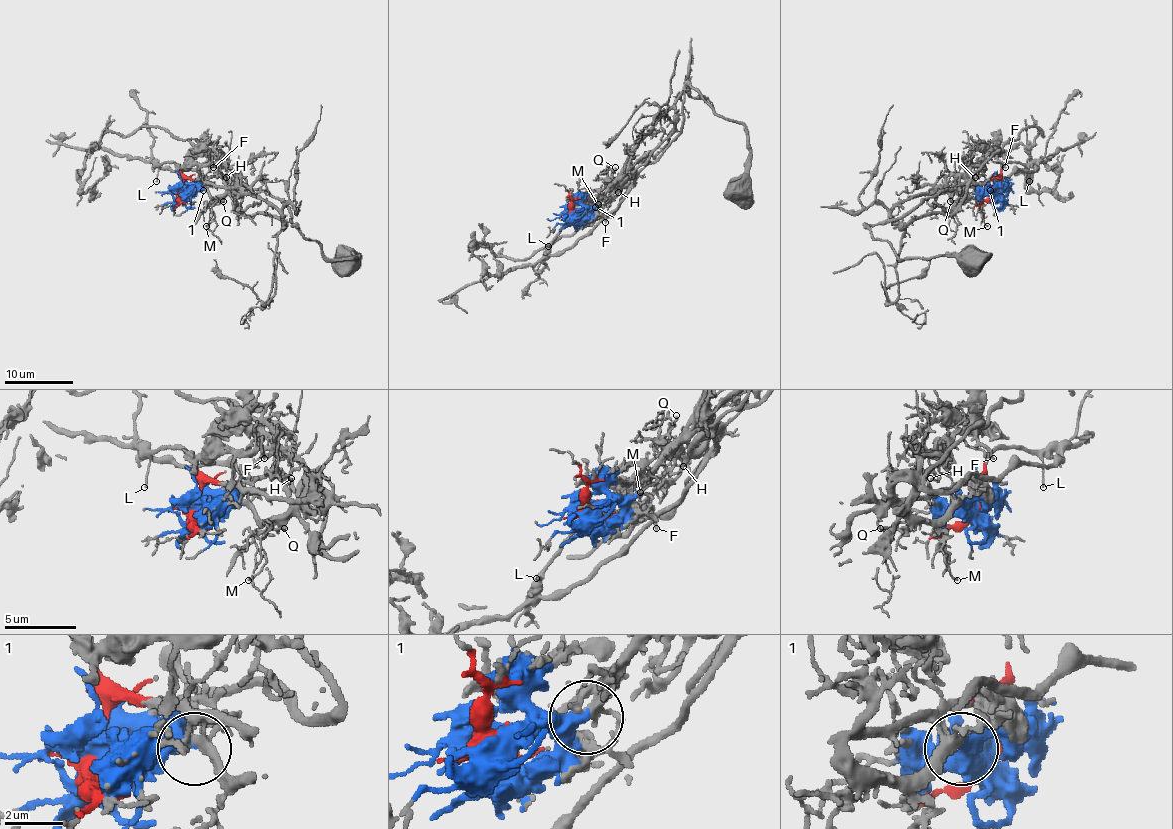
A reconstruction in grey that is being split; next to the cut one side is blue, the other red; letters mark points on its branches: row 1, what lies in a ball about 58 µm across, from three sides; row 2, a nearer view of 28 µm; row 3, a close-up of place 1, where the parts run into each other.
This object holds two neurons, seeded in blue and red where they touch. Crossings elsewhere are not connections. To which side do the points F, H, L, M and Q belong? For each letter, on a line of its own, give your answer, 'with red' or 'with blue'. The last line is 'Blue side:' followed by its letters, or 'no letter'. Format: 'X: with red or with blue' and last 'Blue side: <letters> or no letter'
F: with blue
H: with blue
L: with red
M: with blue
Q: with blue
Blue side: F, H, M, Q

